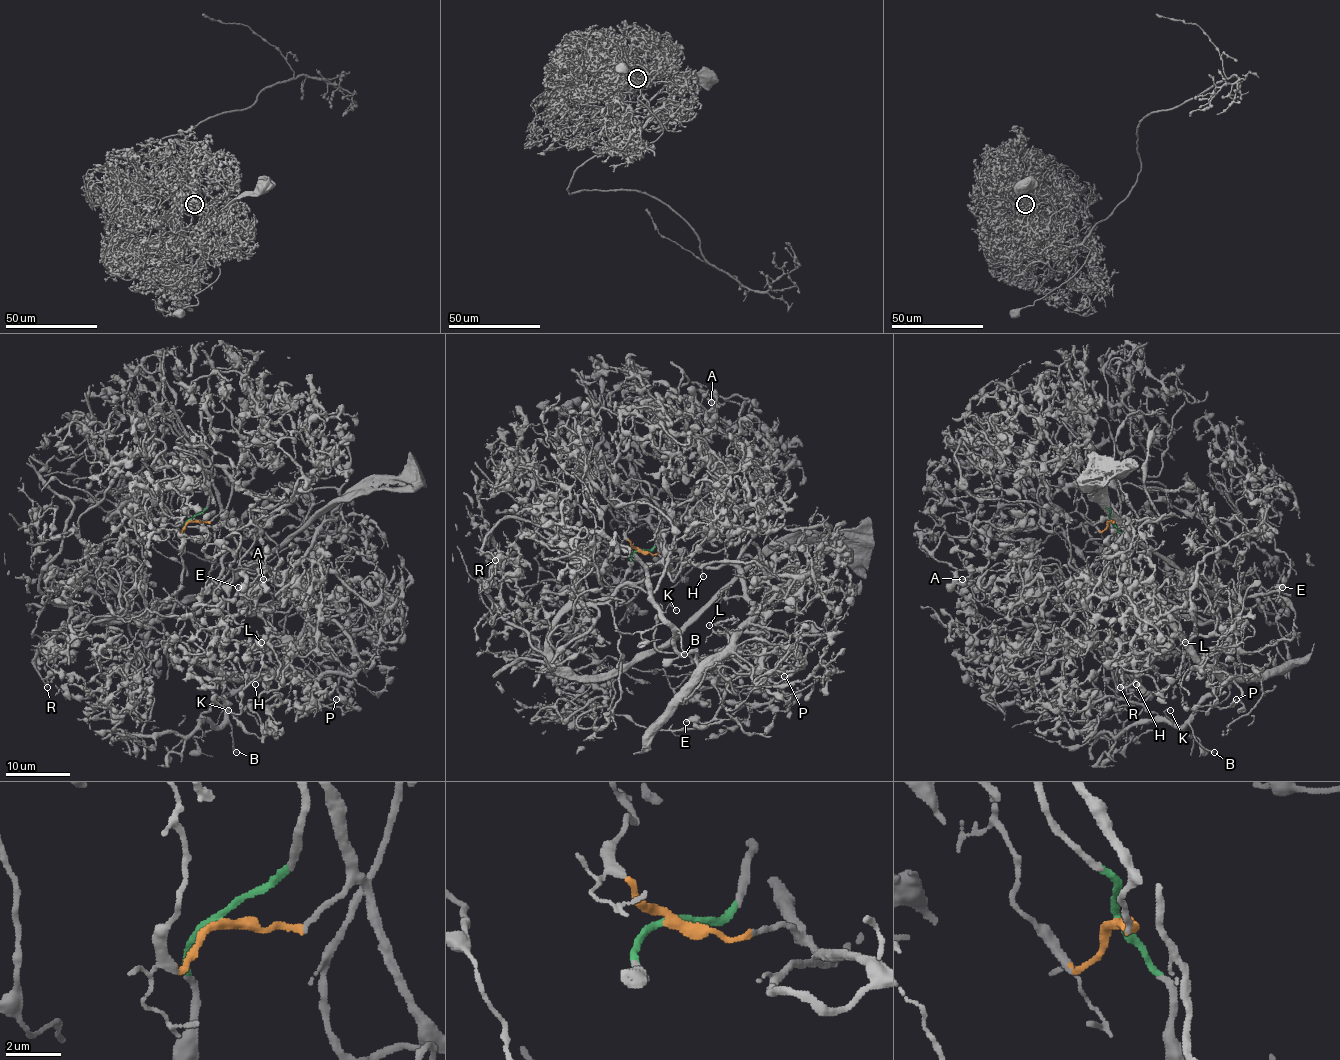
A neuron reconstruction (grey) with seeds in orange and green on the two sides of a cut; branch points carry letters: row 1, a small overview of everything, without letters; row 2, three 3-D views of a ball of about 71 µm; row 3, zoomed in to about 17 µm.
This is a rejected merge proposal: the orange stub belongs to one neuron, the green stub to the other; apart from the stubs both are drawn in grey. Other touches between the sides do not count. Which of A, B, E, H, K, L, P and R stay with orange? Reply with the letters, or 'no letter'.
B, E, H, K, L, P

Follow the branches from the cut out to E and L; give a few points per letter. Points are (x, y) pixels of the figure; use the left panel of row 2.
E: (191, 521), (222, 511), (246, 550), (291, 577), (304, 637), (264, 674), (251, 665), (277, 600), (238, 587)
L: (191, 521), (210, 521), (222, 511), (246, 550), (291, 577), (304, 631), (286, 648), (272, 652), (261, 642)

